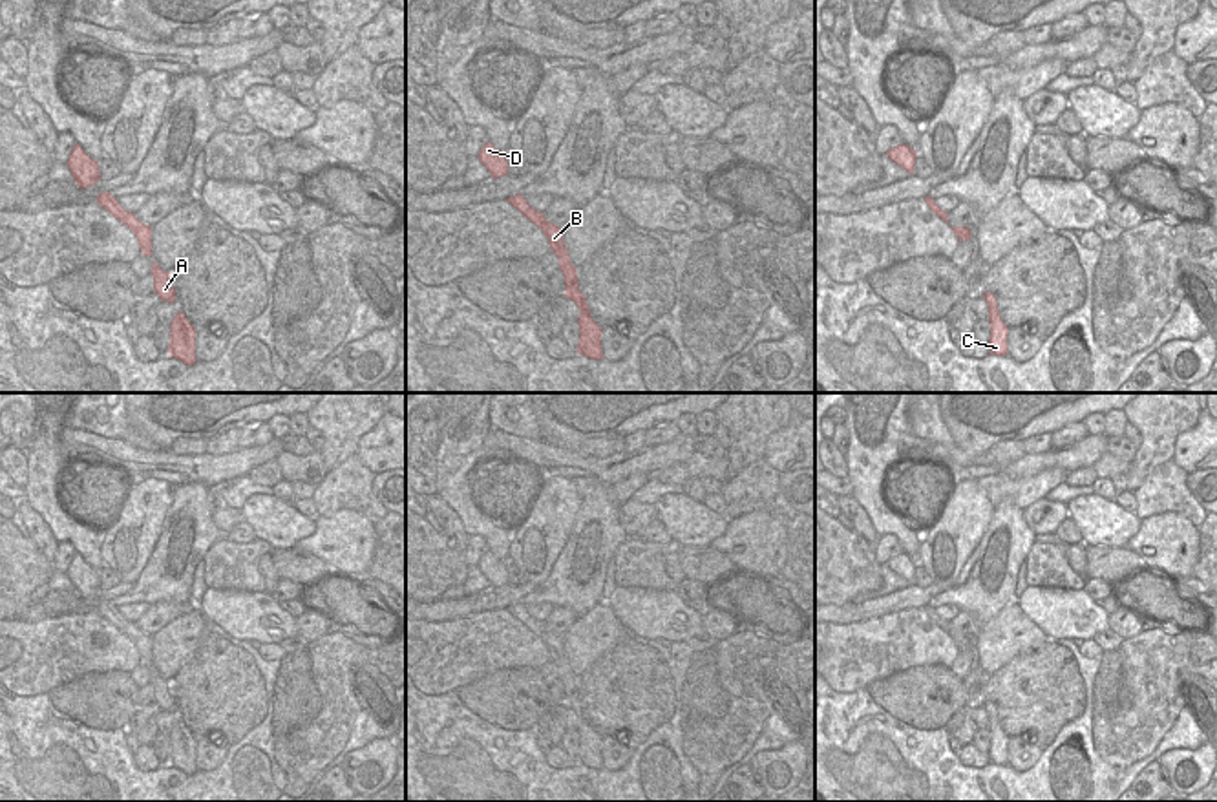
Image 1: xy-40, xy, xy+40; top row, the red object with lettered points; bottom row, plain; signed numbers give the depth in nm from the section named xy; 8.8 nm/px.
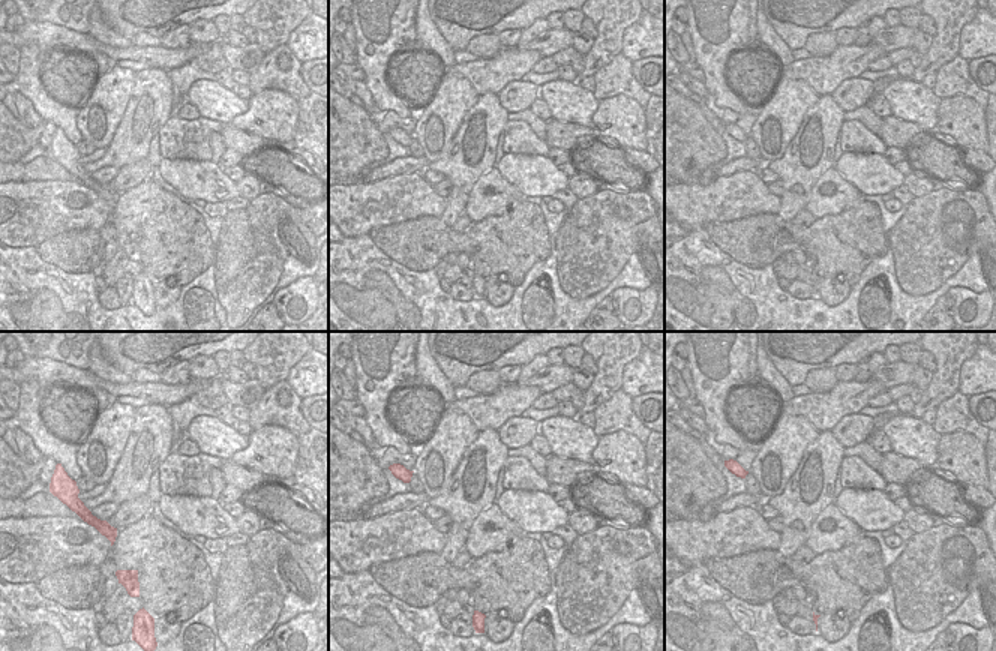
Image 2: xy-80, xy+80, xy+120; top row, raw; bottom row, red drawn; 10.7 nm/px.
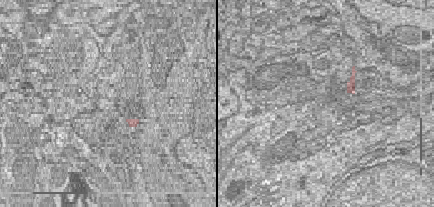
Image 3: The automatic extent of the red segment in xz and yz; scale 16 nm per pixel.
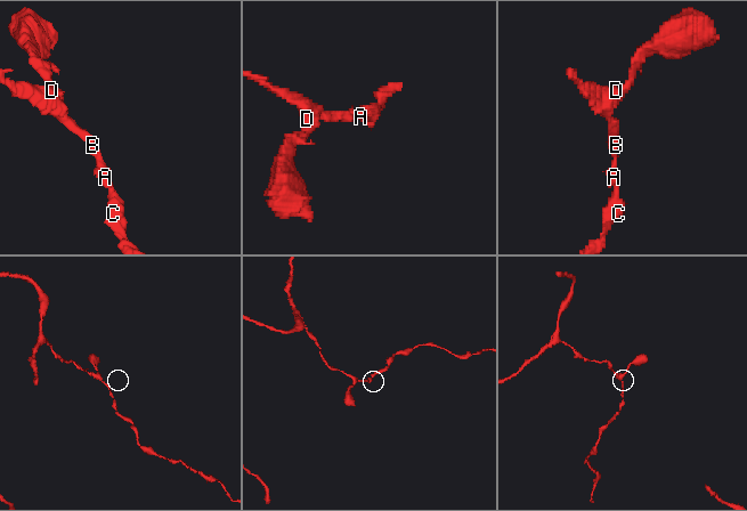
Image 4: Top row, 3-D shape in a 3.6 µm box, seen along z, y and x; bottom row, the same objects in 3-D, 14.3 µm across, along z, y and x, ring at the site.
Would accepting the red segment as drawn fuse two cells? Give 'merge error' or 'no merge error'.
no merge error

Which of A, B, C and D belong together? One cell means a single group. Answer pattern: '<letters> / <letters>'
A B C D

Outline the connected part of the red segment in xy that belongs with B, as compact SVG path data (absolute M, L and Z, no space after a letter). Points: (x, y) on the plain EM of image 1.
M515 603L506 608L513 617L517 617L528 630L532 630L535 636L543 639L543 643L548 649L550 660L559 669L559 680L565 685L565 705L566 709L572 709L579 716L579 751L577 751L577 764L583 764L592 769L603 769L603 758L601 758L601 740L592 725L590 718L587 714L585 703L579 700L577 694L577 678L572 674L566 654L563 650L563 638L546 630L545 621L537 621L526 612L526 607L521 603Z

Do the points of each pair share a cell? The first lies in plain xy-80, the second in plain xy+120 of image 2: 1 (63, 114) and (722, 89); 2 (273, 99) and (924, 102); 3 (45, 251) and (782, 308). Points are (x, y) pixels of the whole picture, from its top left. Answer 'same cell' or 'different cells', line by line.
1: same cell
2: different cells
3: different cells

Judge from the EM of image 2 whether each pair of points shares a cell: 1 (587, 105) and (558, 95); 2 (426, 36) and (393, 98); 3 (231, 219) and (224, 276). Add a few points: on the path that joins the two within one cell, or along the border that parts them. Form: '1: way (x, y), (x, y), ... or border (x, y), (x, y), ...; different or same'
1: way (579, 105), (566, 99); same
2: border (414, 15), (414, 32), (422, 48); different
3: way (231, 233), (230, 263); same

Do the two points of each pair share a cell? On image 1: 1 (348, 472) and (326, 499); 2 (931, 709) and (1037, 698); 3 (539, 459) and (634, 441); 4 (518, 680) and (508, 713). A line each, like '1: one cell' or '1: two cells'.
1: one cell
2: one cell
3: two cells
4: one cell

